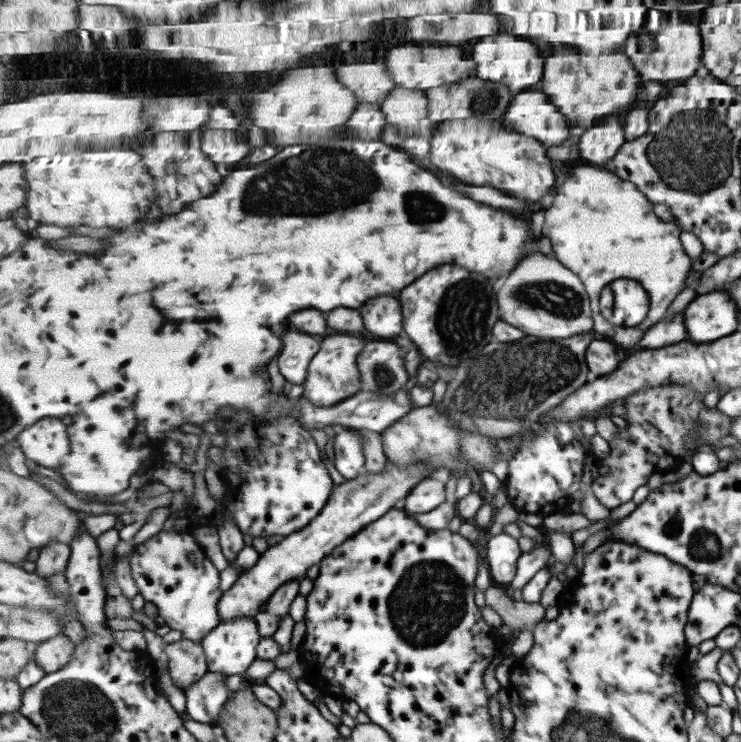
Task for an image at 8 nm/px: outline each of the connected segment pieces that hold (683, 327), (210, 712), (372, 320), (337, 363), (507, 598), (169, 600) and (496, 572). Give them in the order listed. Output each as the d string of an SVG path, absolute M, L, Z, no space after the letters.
M681 310L673 318L663 318L657 322L651 330L647 330L641 346L643 348L663 348L671 344L679 344L683 340L689 340L689 328L685 322L685 312Z
M207 671L191 688L185 690L185 713L197 722L212 724L223 712L225 702L230 700L231 692L225 685L227 674Z
M377 296L371 302L365 302L361 308L365 326L377 336L397 336L404 330L403 308L401 302L393 296Z
M337 334L337 336L325 338L323 348L311 360L302 396L311 399L315 405L333 406L359 393L363 388L363 375L357 358L361 356L365 344L367 342L363 338L355 338L355 336Z
M489 586L485 591L486 604L495 609L510 629L534 630L545 618L547 607L541 603L516 601L503 589Z
M198 525L188 528L188 532L177 530L158 532L137 547L135 555L130 559L130 566L139 592L145 596L147 603L157 606L160 612L158 618L161 622L169 625L171 629L180 631L183 638L201 642L220 624L219 599L223 598L223 593L221 593L221 578L219 578L221 572L215 568L209 556L204 554L197 538L192 534L196 527Z
M501 533L487 541L486 549L492 582L510 585L518 572L519 560L524 554L519 550L517 539Z

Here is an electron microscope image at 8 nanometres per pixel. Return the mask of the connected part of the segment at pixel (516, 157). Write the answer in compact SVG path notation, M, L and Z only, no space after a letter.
M473 117L443 121L434 124L431 139L433 164L443 172L453 174L461 182L499 188L511 198L525 198L531 203L543 202L543 198L549 196L557 186L557 176L551 158L547 156L547 148L535 138L509 132L501 119Z

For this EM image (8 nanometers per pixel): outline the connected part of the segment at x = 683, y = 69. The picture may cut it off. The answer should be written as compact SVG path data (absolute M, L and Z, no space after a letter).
M649 9L646 17L648 28L642 32L655 34L657 47L655 52L651 52L645 62L637 70L647 78L645 80L659 80L659 82L669 82L669 80L681 80L685 82L695 78L695 72L703 60L703 40L702 32L696 22L682 21L679 18L669 17L667 13Z

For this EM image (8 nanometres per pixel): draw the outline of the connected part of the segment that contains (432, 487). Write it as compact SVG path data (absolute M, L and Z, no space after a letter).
M437 478L425 479L417 483L402 506L409 514L432 512L447 503L447 484Z

